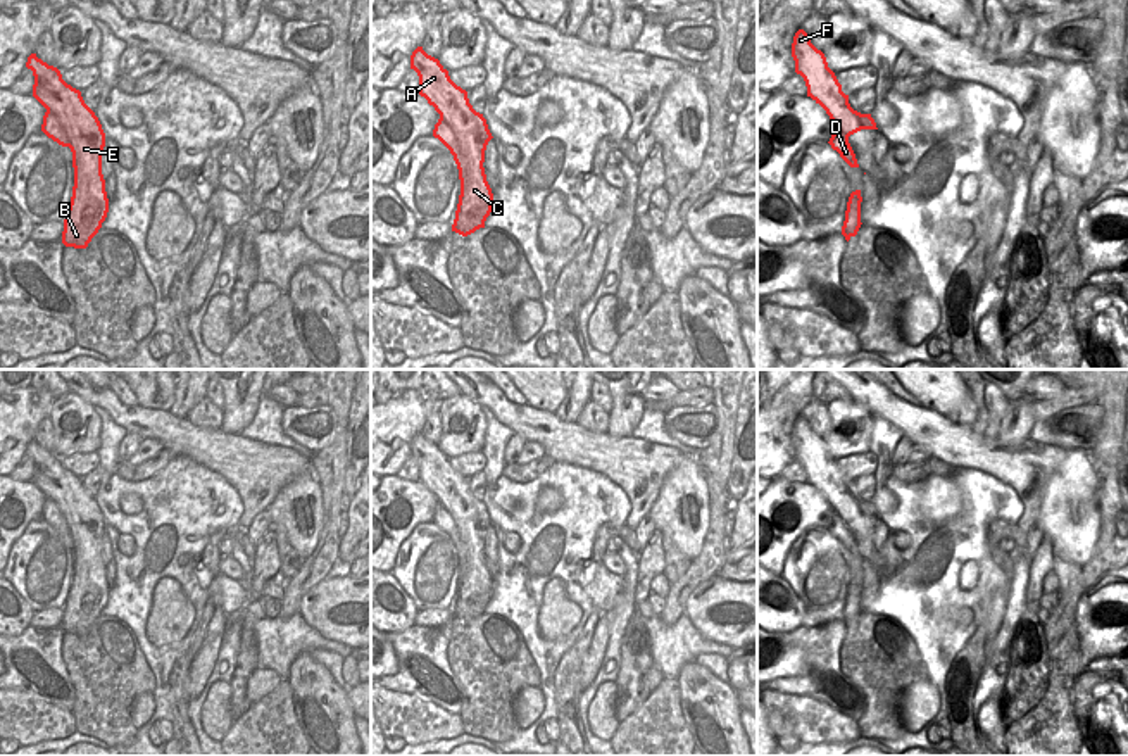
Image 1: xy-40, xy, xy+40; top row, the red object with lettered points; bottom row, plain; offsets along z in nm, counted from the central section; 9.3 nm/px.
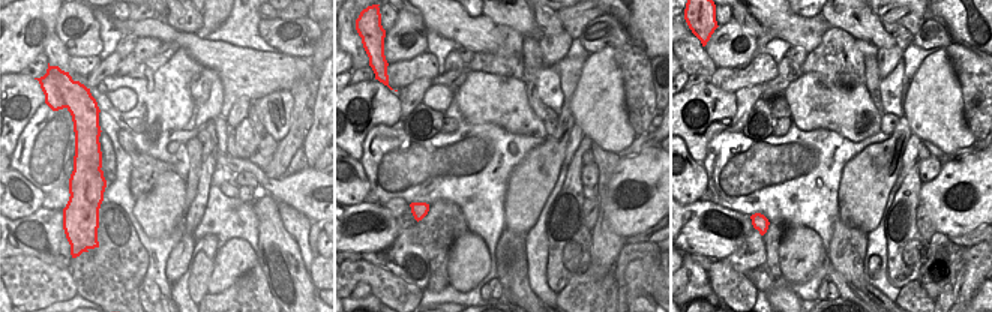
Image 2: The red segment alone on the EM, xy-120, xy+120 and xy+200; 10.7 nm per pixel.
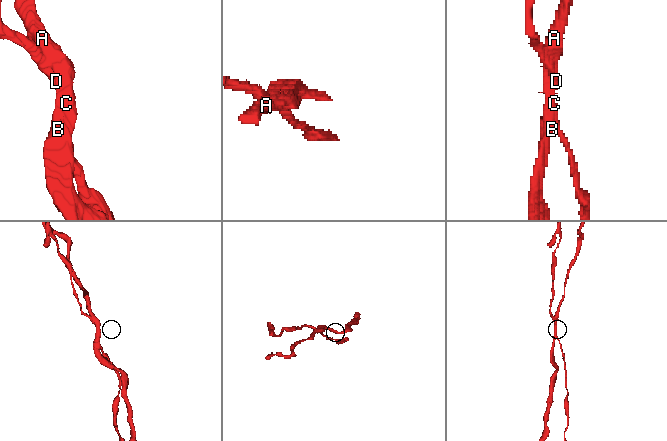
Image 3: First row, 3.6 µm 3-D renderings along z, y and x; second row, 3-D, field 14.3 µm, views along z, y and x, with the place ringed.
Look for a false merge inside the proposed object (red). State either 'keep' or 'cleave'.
cleave

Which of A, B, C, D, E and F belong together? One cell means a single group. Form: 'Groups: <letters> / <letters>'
Groups: A B C E F / D

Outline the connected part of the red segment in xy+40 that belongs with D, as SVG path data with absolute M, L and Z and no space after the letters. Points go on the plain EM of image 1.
M835 514L833 521L828 528L831 532L833 537L837 537L840 540L840 544L850 552L850 554L859 554L855 540L849 530L849 526L843 523L843 520Z

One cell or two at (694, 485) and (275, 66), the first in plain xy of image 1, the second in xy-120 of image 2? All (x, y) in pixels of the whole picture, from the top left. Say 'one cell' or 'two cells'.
two cells

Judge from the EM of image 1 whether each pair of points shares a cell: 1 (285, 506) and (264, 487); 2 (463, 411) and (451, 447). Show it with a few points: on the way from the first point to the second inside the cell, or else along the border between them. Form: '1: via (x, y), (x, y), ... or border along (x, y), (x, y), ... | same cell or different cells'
1: border along (306, 472), (288, 482), (266, 508) | different cells
2: via (478, 415), (475, 437), (471, 442), (466, 442) | same cell

